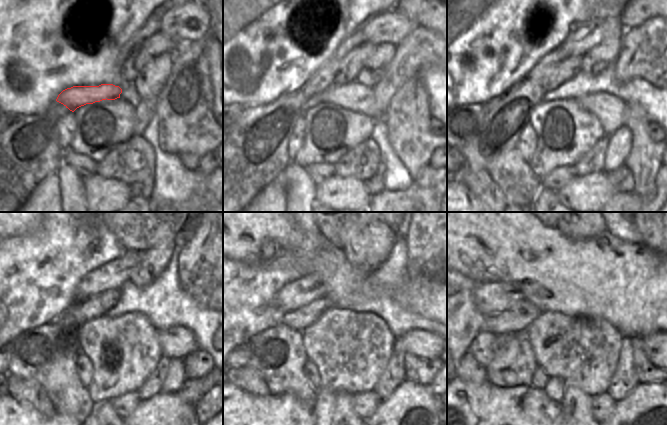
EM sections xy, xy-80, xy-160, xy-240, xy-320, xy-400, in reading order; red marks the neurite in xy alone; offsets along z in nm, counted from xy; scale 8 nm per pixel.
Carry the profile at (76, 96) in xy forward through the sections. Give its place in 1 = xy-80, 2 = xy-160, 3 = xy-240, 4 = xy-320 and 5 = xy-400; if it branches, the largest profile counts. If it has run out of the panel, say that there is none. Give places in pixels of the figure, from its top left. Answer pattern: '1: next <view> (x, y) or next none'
1: next xy-80 (353, 96)
2: next xy-160 (610, 110)
3: next xy-240 (178, 341)
4: next xy-320 (423, 344)
5: next xy-400 (650, 345)

